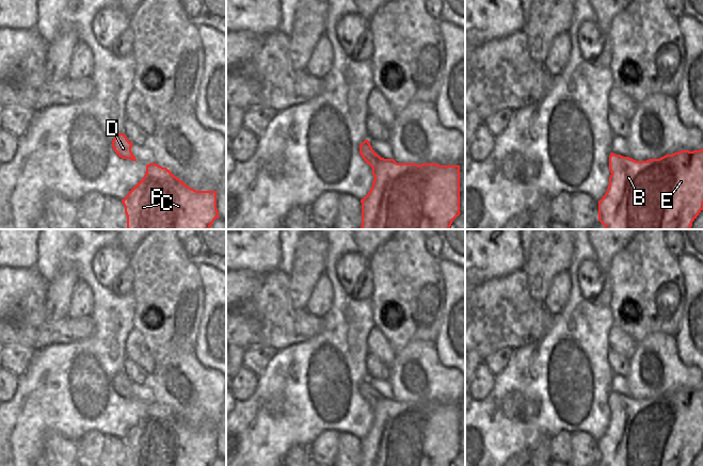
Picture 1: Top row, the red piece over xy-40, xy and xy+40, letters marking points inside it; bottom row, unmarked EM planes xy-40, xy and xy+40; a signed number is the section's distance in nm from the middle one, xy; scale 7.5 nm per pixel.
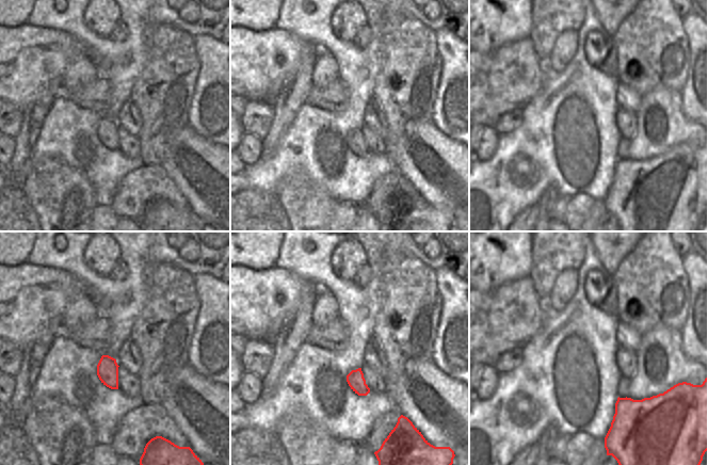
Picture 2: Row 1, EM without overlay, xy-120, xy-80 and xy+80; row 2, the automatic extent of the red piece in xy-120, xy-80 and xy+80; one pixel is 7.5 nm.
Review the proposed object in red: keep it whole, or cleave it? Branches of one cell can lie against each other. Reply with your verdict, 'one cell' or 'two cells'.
two cells

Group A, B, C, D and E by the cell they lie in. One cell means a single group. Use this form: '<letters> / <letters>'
A B C E / D

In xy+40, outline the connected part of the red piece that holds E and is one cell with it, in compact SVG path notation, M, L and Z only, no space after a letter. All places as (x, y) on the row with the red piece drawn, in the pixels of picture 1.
M703 148L646 161L611 152L609 171L607 192L598 200L598 221L606 229L690 229L703 210Z

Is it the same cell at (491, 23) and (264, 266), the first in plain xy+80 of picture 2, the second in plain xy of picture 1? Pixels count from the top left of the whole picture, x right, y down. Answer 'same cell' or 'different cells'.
same cell

